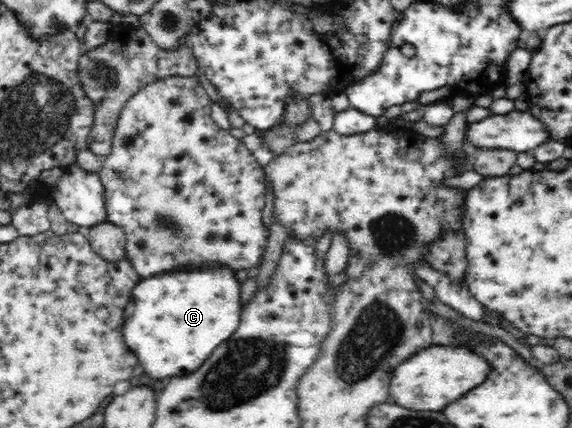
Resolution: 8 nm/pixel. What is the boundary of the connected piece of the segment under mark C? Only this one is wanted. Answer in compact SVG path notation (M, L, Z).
M187 268L187 272L163 272L163 276L141 278L131 292L131 300L125 308L125 342L137 352L145 372L155 378L183 376L195 372L213 350L225 342L235 328L239 328L243 303L241 283L231 268Z

